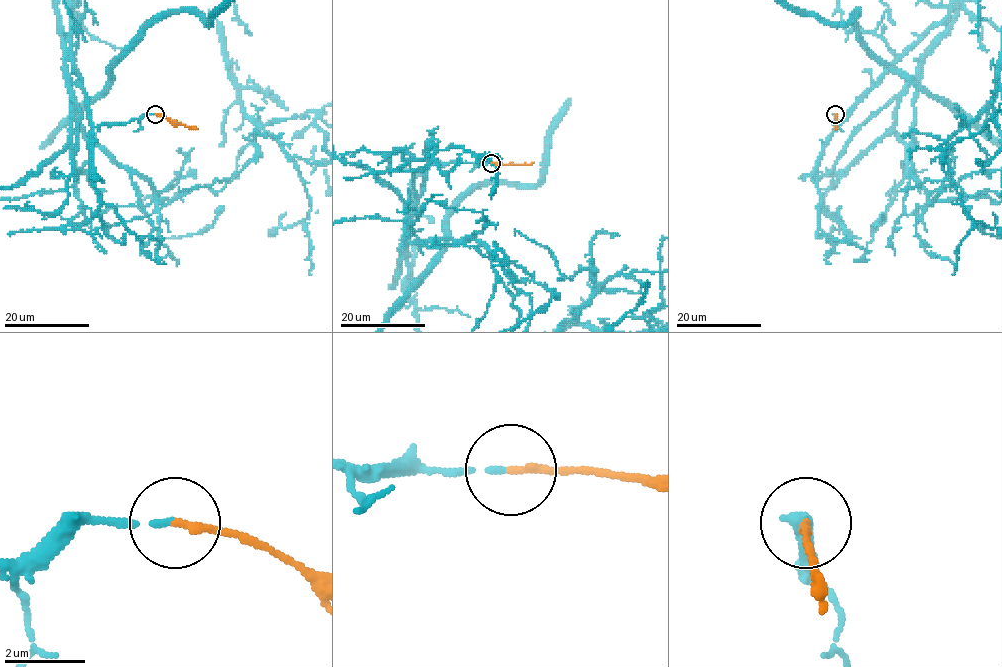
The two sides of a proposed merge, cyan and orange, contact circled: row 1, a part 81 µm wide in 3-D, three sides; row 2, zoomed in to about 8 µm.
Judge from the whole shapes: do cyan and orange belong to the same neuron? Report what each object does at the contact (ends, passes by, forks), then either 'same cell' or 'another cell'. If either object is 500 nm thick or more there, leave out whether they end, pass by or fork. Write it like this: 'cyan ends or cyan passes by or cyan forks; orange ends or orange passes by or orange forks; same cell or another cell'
cyan ends; orange ends; same cell

